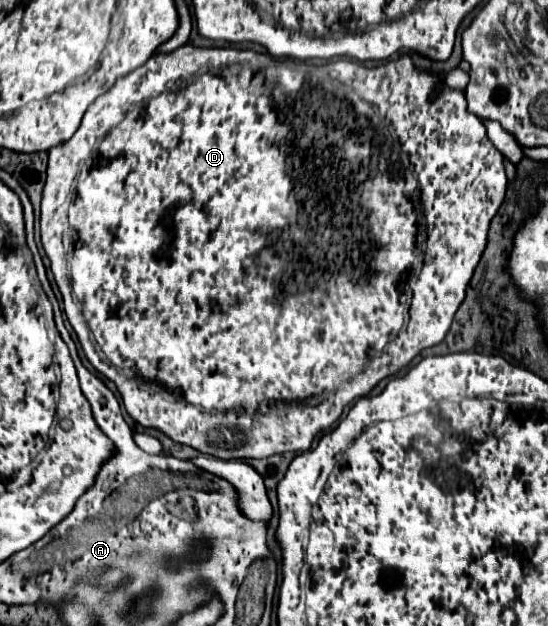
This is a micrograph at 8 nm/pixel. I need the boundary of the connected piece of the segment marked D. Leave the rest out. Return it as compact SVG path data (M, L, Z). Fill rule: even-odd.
M183 45L183 47L179 47L179 49L171 51L171 53L155 53L155 55L151 55L141 67L137 67L129 75L117 79L115 85L109 91L105 91L101 97L97 97L97 101L87 109L87 113L85 113L79 129L75 131L75 135L71 139L67 139L65 143L61 143L61 145L57 145L57 147L53 147L49 151L47 183L43 187L40 205L41 243L45 247L45 253L47 253L49 261L51 261L51 271L55 275L57 287L61 291L64 312L69 323L73 325L79 341L81 341L81 347L83 347L89 363L101 375L105 375L107 379L111 379L117 385L117 389L119 389L119 393L123 397L123 405L125 405L127 413L137 423L141 423L143 427L159 429L159 431L167 433L173 441L189 445L189 447L195 447L197 451L213 455L213 457L219 457L219 459L249 459L249 457L265 459L265 457L287 453L287 451L303 453L303 451L307 451L311 447L311 443L313 443L313 439L315 439L315 435L319 431L331 427L341 417L341 413L343 413L347 403L351 403L353 399L369 395L377 387L379 381L399 373L423 349L433 347L433 345L437 345L437 343L441 343L445 339L445 335L447 335L447 331L449 331L449 327L453 323L453 315L459 309L461 301L465 299L465 289L467 289L469 279L471 279L471 275L473 275L473 271L475 271L475 267L477 267L477 263L481 259L481 253L485 249L489 223L491 223L493 215L497 213L499 205L503 203L505 189L507 189L507 175L505 175L505 167L503 167L503 155L487 139L487 133L485 133L485 127L483 127L481 119L467 111L465 93L463 91L453 91L453 89L443 85L443 93L437 99L431 99L431 91L433 91L433 85L437 81L439 79L435 75L425 73L425 71L417 71L413 67L409 55L403 55L397 61L389 61L389 63L383 63L383 65L377 65L377 67L373 68L363 67L362 63L347 59L339 59L338 61L327 63L327 65L321 65L321 67L317 67L317 65L309 65L307 67L307 63L303 63L303 61L277 61L277 59L269 59L269 55L259 55L259 53L253 53L253 51L239 51L239 49L227 49L227 47L225 49L217 49L217 47ZM303 85L307 85L307 97L299 97L299 91L303 89ZM313 99L315 99L315 113L307 111L307 105L311 105ZM415 173L417 173L417 179L419 179L421 201L419 201L419 193L417 193ZM421 255L423 255L423 267L421 267L421 273L417 275L413 297L411 297L411 283L415 279L415 271L419 267ZM61 273L65 275L67 287L69 287L65 291L61 289ZM407 309L409 309L409 323L403 327L405 311Z

